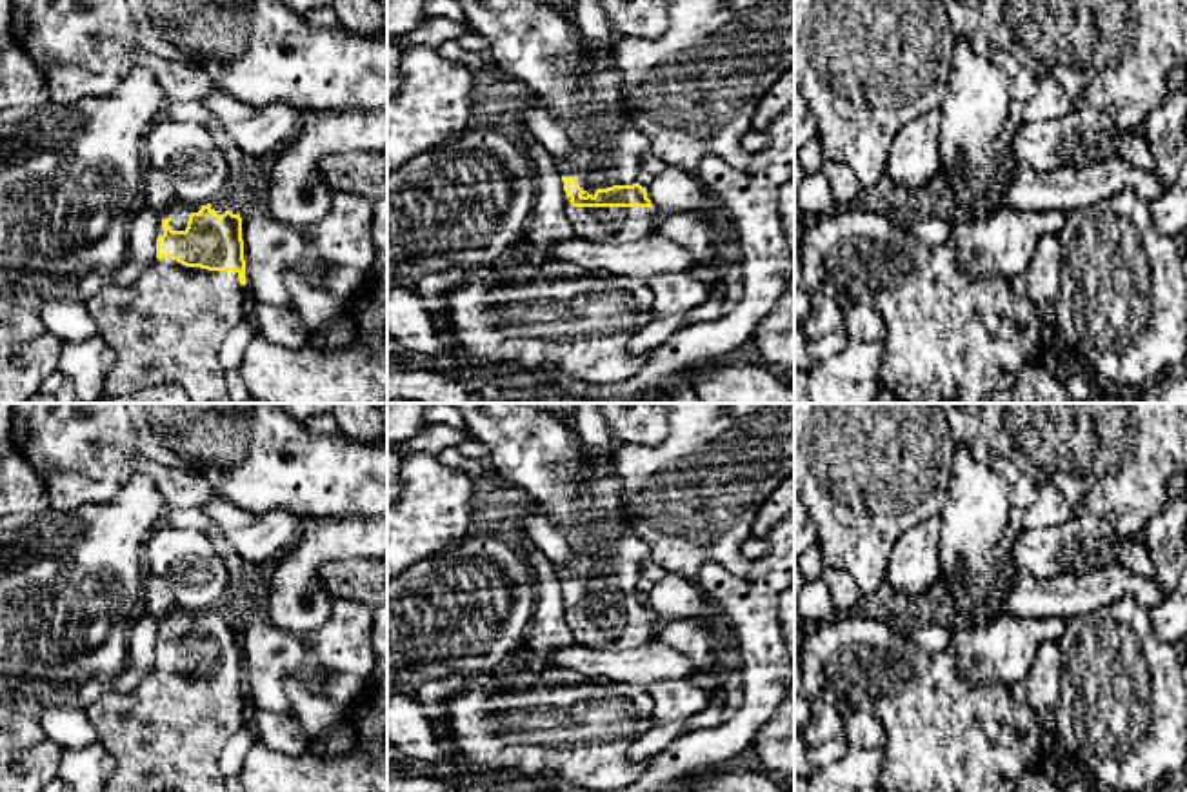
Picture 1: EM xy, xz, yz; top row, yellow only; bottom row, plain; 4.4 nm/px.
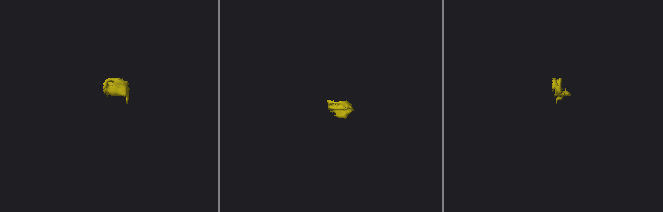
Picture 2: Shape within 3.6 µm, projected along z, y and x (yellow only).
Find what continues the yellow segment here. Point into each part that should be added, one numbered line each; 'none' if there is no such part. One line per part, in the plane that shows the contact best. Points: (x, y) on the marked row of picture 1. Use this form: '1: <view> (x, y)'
1: xy (168, 326)
2: xz (628, 224)

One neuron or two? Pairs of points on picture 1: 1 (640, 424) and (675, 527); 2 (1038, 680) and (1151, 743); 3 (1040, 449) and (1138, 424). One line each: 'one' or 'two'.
1: two
2: two
3: one

